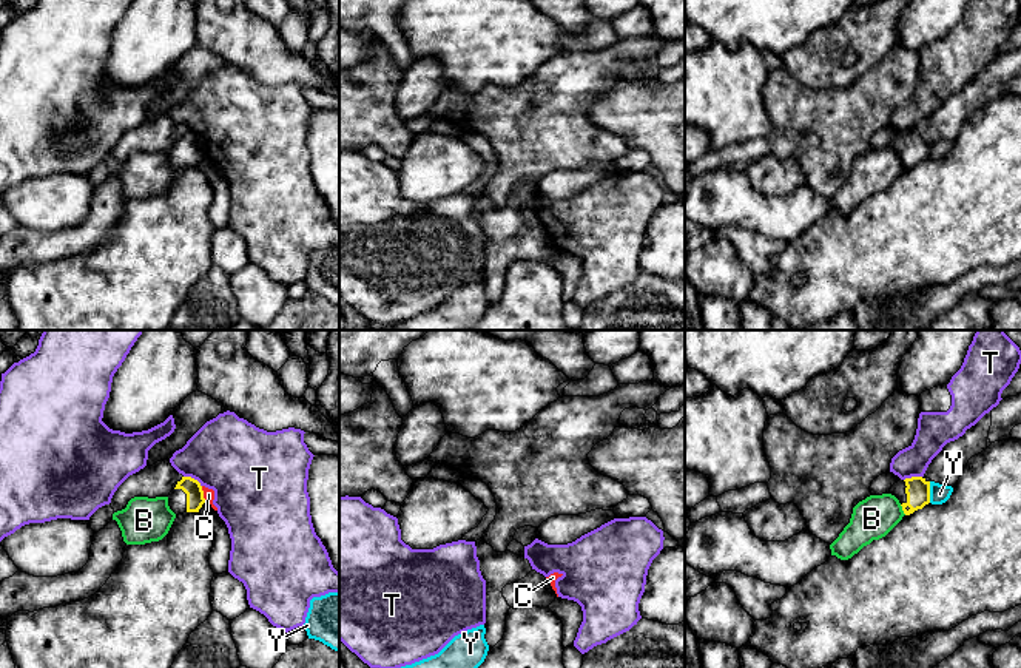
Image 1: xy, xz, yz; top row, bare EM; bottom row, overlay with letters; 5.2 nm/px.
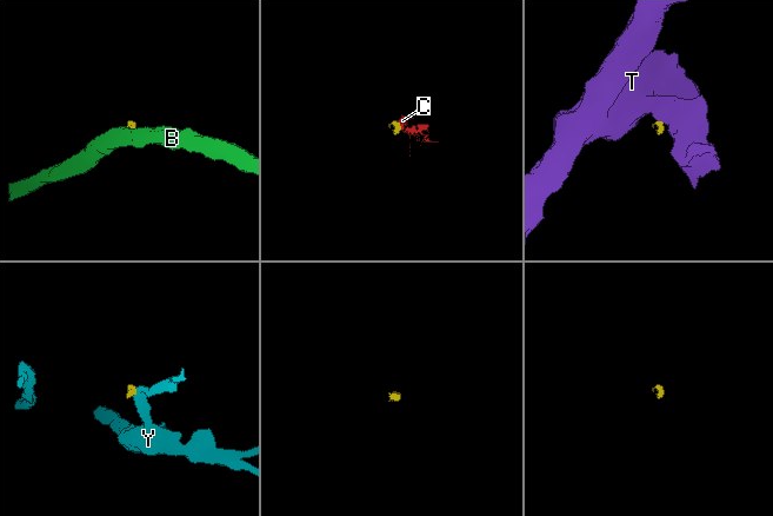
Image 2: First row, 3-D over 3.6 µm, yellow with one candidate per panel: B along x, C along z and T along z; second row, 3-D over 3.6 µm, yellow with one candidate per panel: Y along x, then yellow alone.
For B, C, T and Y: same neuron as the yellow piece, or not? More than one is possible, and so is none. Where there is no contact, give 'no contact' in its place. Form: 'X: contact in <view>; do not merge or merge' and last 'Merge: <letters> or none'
B: contact in yz; do not merge
C: contact in xy; do not merge
T: contact in xy; do not merge
Y: contact in yz; do not merge
Merge: none

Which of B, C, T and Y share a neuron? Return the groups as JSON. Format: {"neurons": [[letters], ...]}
{"neurons": [["B"], ["C", "T"], ["Y"]]}

